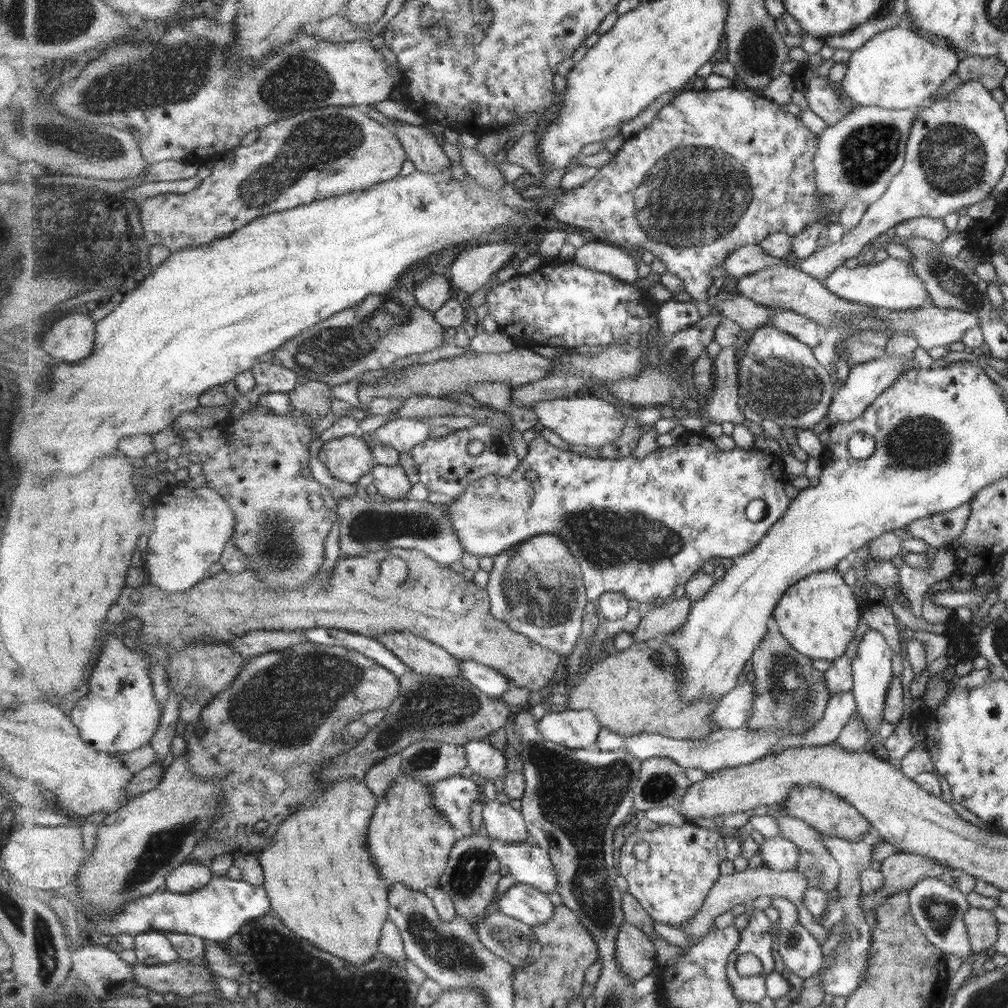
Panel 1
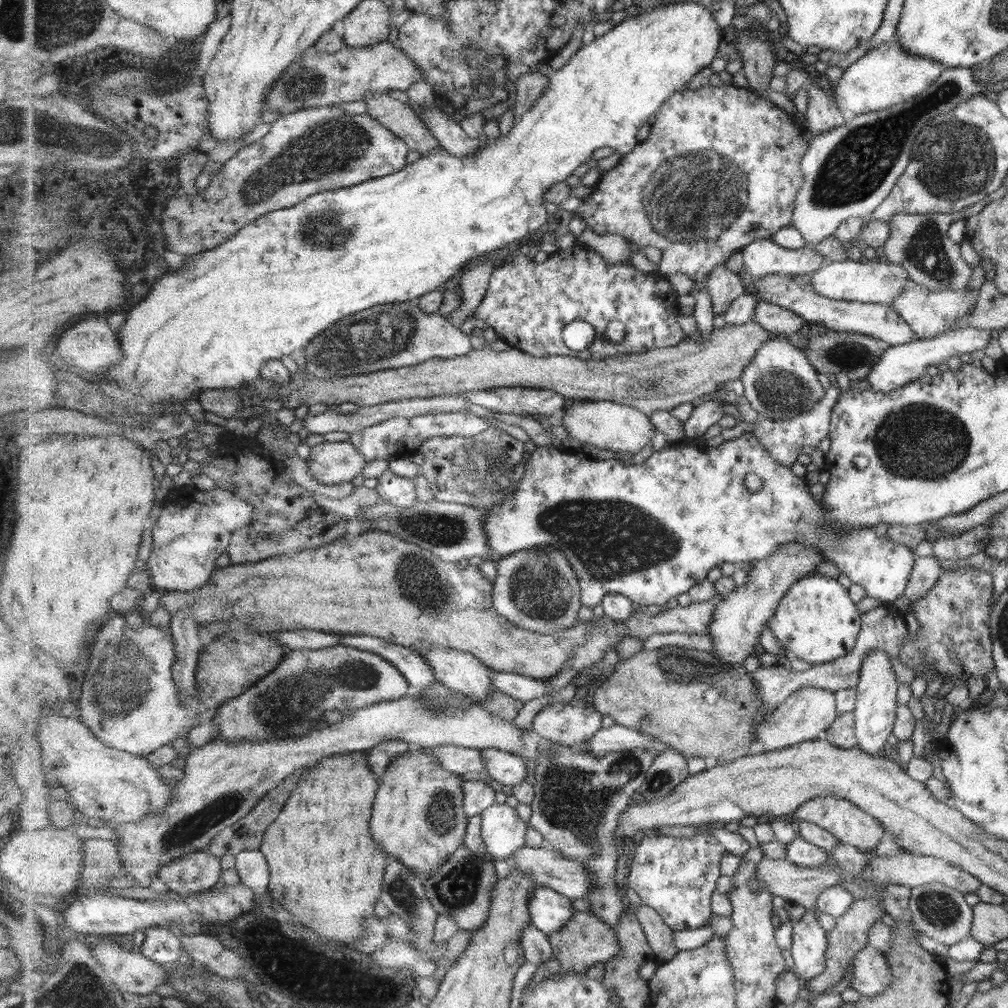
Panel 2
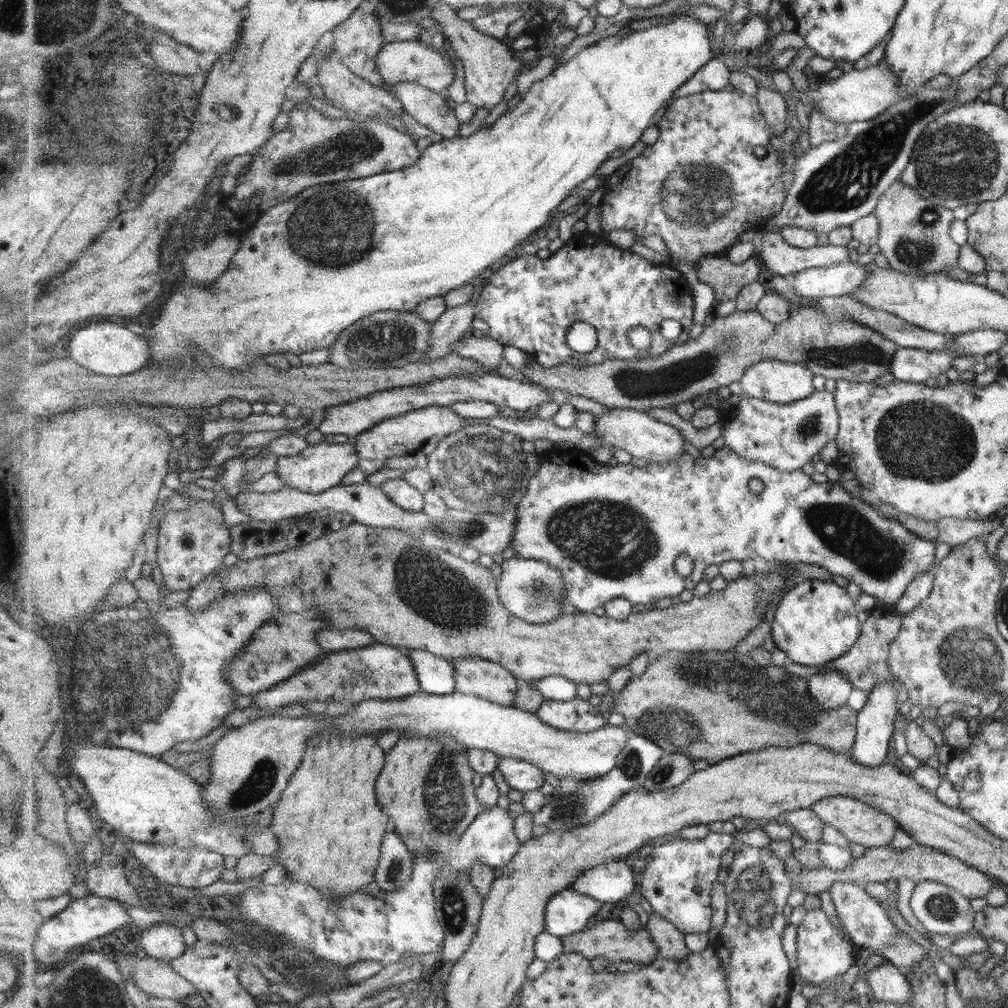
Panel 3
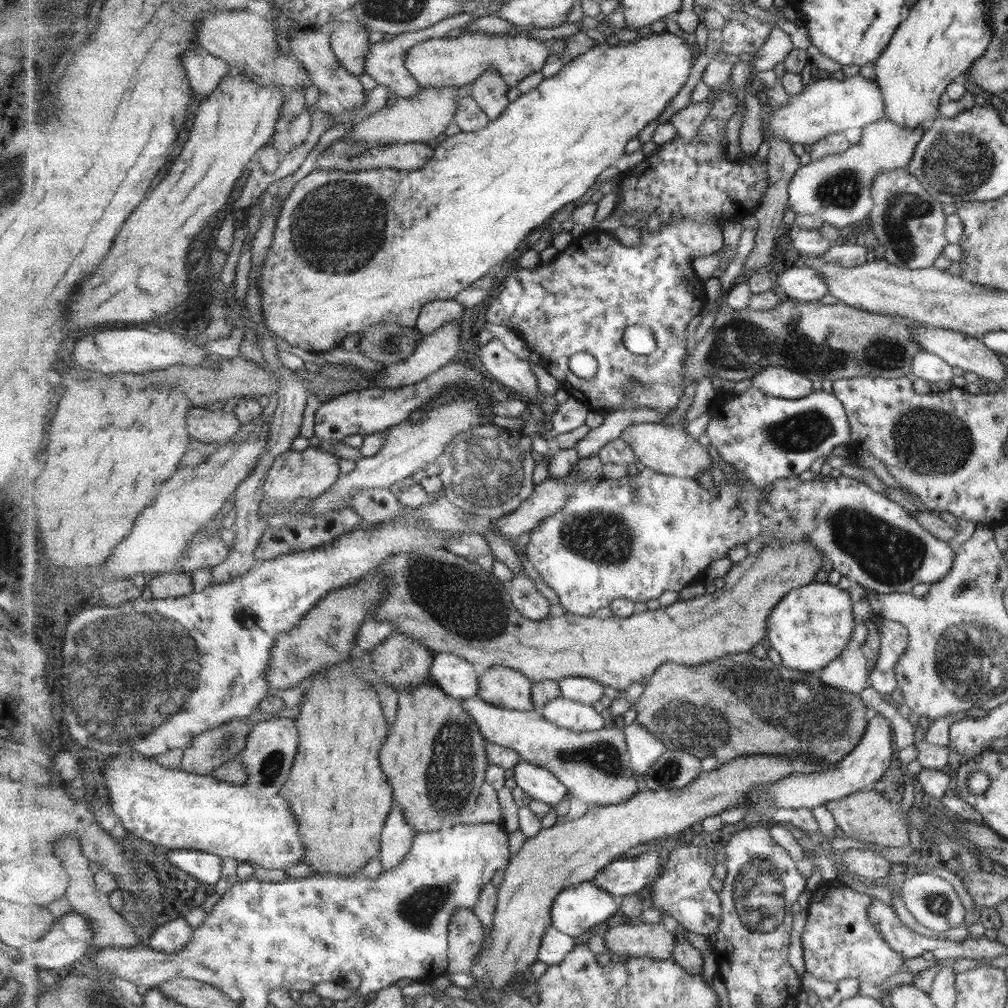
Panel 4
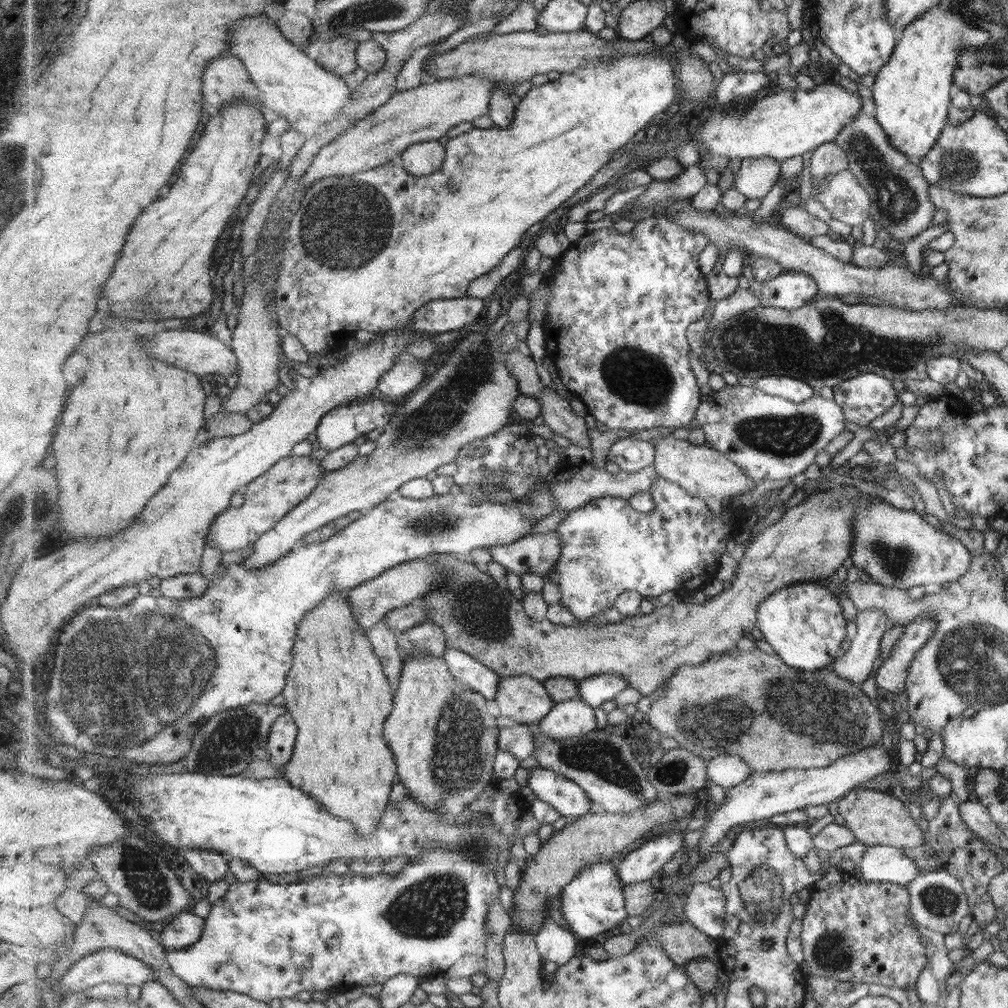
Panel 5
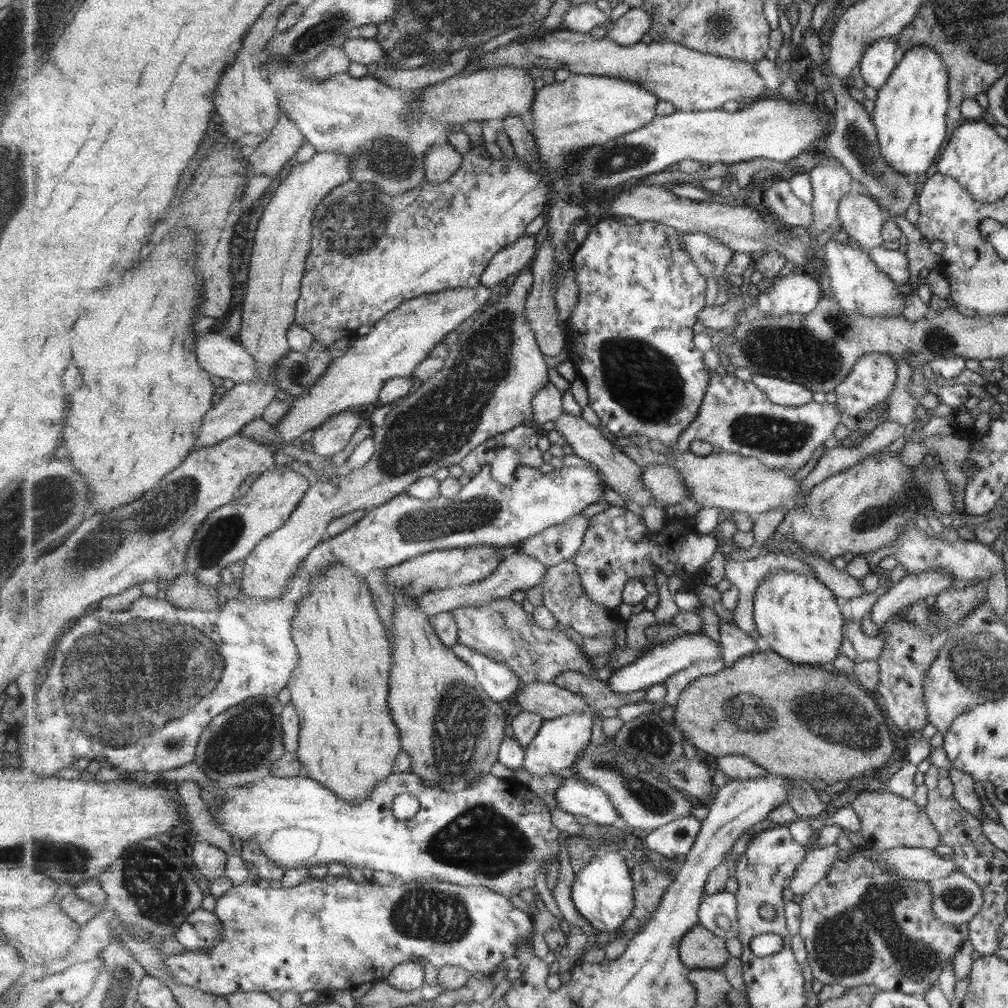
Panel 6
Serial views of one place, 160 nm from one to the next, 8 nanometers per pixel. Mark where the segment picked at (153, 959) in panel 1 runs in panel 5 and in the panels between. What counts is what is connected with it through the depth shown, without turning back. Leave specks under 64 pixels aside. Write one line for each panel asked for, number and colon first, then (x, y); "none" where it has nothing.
2: (162, 944)
3: (163, 941)
4: (173, 936)
5: (185, 929)

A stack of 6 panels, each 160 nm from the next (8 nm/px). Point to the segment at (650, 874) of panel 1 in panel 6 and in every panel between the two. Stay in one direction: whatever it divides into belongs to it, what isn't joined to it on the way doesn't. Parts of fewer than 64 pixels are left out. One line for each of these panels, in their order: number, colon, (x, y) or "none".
2: (676, 876)
3: (677, 877)
4: (683, 889)
5: (705, 908)
6: (713, 905)

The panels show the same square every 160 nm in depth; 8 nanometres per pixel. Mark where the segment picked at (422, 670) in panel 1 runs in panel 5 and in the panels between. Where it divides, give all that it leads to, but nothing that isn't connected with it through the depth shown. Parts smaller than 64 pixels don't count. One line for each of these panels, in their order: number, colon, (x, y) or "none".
2: (463, 672)
3: (475, 676)
4: (503, 686)
5: (524, 698)

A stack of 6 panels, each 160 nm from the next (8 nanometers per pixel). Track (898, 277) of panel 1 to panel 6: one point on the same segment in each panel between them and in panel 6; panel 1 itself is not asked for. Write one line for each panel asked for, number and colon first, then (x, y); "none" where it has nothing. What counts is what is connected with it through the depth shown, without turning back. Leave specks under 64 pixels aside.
2: (864, 281)
3: (841, 279)
4: (801, 283)
5: (790, 290)
6: (796, 293)

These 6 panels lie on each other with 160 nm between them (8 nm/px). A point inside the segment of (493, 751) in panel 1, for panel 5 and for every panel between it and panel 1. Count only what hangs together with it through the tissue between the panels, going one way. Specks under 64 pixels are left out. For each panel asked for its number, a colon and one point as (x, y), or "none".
2: (505, 767)
3: (522, 775)
4: (540, 783)
5: (566, 796)

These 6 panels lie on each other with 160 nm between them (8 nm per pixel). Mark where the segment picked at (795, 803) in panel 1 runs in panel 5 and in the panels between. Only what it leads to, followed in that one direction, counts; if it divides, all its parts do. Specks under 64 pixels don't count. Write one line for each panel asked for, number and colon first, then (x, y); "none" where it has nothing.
2: (846, 822)
3: (858, 822)
4: (863, 815)
5: (875, 818)

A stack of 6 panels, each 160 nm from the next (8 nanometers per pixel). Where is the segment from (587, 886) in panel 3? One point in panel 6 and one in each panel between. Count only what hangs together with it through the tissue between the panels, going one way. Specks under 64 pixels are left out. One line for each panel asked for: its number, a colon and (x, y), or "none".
4: (628, 876)
5: (645, 863)
6: (675, 839)

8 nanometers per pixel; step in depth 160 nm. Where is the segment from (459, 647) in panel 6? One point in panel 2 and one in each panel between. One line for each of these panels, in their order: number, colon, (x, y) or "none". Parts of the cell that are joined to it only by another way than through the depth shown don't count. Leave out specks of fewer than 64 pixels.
2: (420, 675)
3: (436, 674)
4: (457, 676)
5: (466, 668)

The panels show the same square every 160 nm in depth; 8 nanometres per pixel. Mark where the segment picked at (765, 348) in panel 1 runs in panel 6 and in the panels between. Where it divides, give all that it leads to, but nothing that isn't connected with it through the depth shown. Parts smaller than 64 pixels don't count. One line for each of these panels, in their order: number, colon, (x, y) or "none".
2: (780, 383)
3: (780, 381)
4: (780, 381)
5: (797, 391)
6: (791, 393)

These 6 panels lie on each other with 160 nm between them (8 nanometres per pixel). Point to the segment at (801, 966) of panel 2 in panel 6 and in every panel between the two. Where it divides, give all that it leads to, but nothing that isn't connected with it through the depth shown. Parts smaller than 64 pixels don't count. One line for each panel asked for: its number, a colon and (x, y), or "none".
3: (823, 953)
4: (838, 941)
5: (853, 932)
6: (861, 925)

